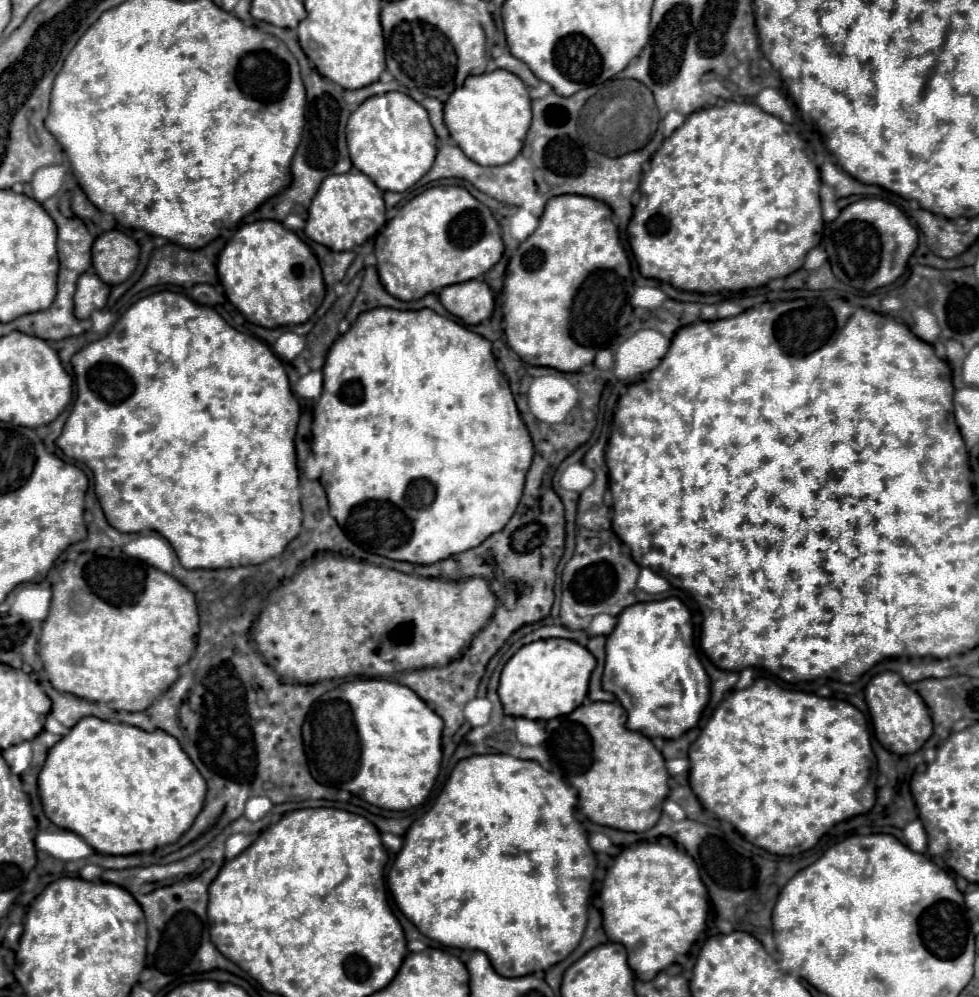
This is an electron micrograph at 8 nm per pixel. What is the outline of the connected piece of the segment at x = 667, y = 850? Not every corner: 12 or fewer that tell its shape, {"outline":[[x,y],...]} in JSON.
{"outline":[[670,838],[615,856],[603,930],[641,980],[706,929],[707,886]]}

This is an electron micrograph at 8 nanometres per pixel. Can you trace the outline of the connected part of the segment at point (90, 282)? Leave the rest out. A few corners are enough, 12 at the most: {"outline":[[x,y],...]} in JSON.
{"outline":[[95,274],[77,280],[75,312],[89,318],[107,304],[111,288]]}

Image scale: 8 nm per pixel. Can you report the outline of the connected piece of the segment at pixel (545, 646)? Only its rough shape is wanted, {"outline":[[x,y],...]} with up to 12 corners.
{"outline":[[573,640],[519,648],[505,712],[551,720],[587,696],[595,656]]}

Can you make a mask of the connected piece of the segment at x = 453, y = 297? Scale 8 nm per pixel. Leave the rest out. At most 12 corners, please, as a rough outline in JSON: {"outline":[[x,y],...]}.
{"outline":[[481,280],[445,286],[439,298],[467,326],[493,312],[491,288]]}

